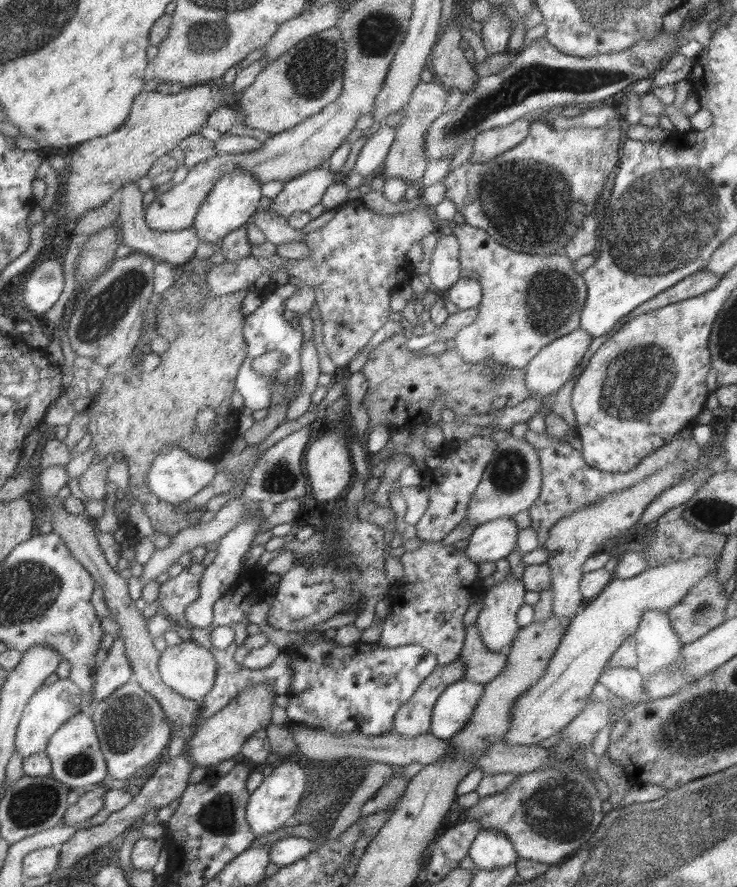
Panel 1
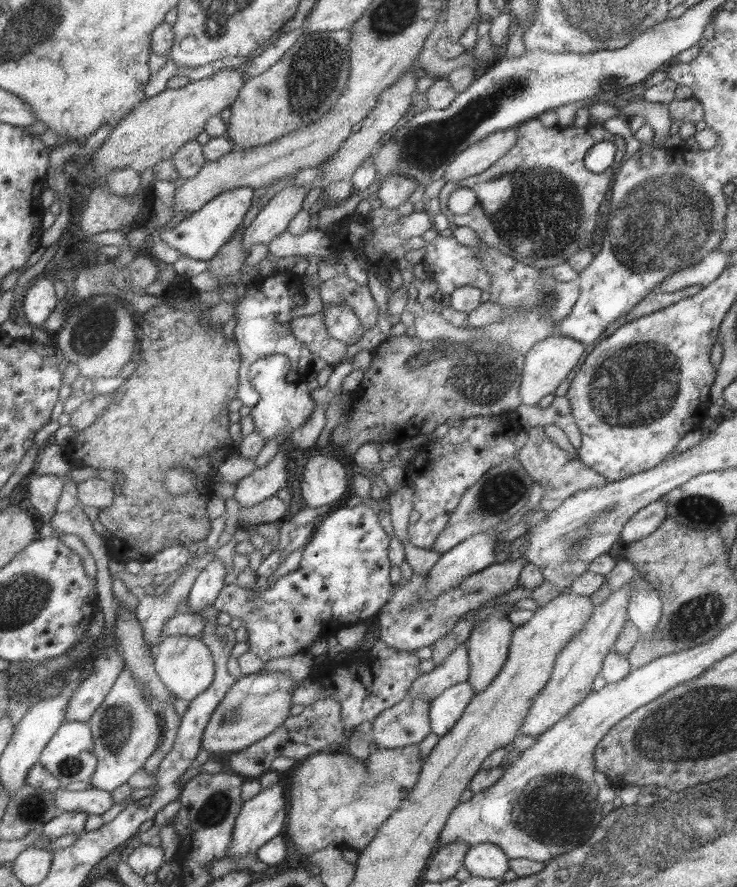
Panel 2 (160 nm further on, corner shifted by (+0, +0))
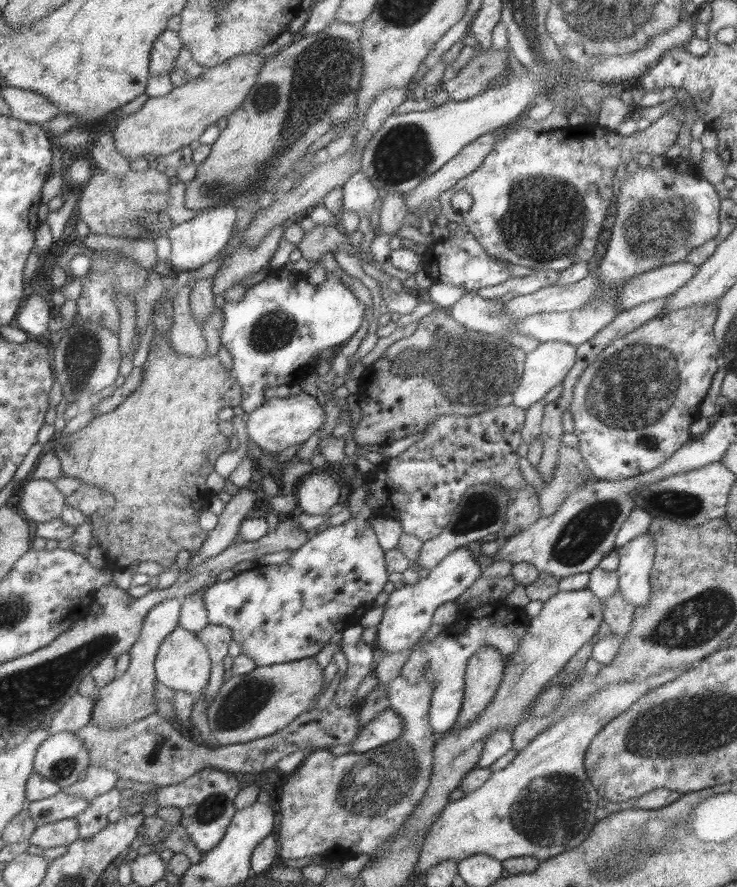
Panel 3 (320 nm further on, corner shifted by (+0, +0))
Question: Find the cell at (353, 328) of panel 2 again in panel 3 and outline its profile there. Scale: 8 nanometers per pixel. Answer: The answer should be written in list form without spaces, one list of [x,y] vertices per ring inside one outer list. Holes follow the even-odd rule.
[[[283,268],[268,272],[264,280],[253,284],[244,292],[239,302],[225,302],[222,309],[224,320],[220,344],[232,358],[231,371],[242,393],[239,405],[244,415],[253,412],[253,409],[260,405],[262,392],[266,387],[297,385],[305,380],[322,350],[332,346],[339,348],[353,336],[364,320],[364,312],[364,304],[357,301],[353,292],[341,282],[341,278],[326,272],[325,282],[311,286],[305,275],[293,274]]]

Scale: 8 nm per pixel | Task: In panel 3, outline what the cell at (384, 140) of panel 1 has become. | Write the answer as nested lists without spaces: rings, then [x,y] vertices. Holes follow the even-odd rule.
[[[357,170],[343,183],[341,211],[355,212],[359,219],[369,217],[376,210],[373,207],[376,198],[377,189],[361,170]]]

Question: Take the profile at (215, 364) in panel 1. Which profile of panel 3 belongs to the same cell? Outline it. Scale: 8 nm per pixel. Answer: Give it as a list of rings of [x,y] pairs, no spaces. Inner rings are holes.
[[[169,329],[158,336],[158,340],[153,340],[151,343],[151,349],[149,349],[146,361],[143,364],[143,374],[141,376],[141,385],[137,387],[137,390],[133,391],[129,397],[123,400],[123,403],[116,406],[113,410],[100,414],[97,416],[91,416],[88,423],[79,430],[73,430],[73,432],[56,436],[49,445],[49,448],[55,453],[55,456],[60,462],[60,471],[62,476],[69,476],[69,478],[79,478],[83,484],[92,484],[108,492],[114,498],[113,506],[109,508],[101,508],[98,512],[91,513],[89,515],[89,524],[91,525],[91,536],[96,540],[96,544],[106,550],[106,555],[109,556],[109,560],[119,566],[119,568],[125,568],[129,564],[145,562],[150,560],[151,562],[159,563],[162,568],[171,566],[175,562],[175,556],[177,552],[181,550],[187,550],[187,552],[198,552],[198,548],[203,544],[203,541],[207,538],[207,531],[201,530],[198,524],[199,514],[208,508],[209,498],[213,495],[213,492],[209,491],[205,487],[205,478],[207,474],[214,470],[214,462],[216,458],[227,451],[229,446],[229,438],[227,438],[222,431],[217,429],[217,412],[221,408],[226,406],[233,408],[240,404],[242,400],[242,393],[239,384],[234,380],[232,371],[225,372],[219,359],[216,356],[206,354],[200,358],[189,358],[188,356],[181,356],[170,349],[168,345]]]

